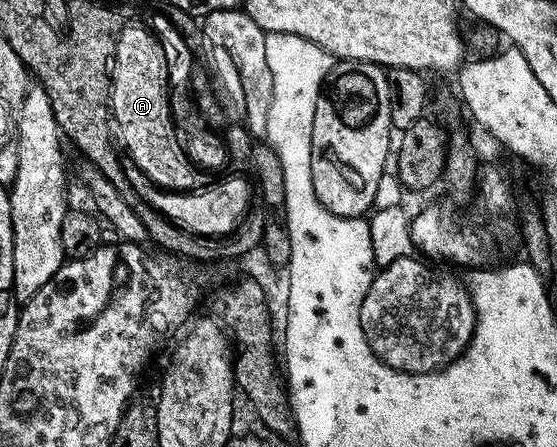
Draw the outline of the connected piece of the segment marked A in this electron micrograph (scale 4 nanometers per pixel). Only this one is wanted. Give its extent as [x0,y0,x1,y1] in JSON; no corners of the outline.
[111,25,197,192]

